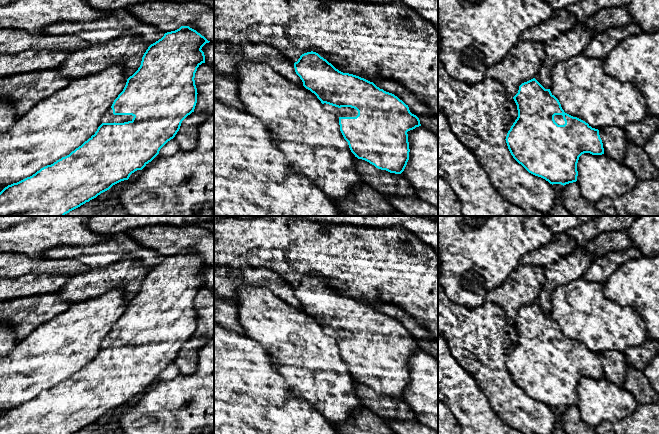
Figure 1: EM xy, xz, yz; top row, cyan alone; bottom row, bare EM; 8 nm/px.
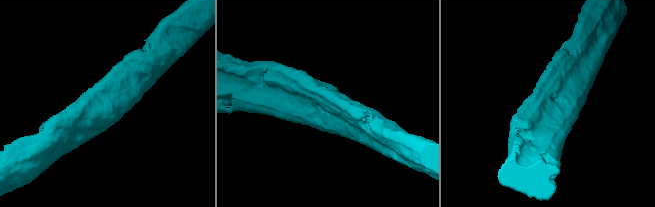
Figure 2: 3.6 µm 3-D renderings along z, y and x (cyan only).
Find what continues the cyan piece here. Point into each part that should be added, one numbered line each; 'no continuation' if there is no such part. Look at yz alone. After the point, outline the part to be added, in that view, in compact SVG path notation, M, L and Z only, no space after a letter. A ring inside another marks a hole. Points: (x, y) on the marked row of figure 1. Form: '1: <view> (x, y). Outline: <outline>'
1: yz (559, 120). Outline: M555 115L555 116L554 116L554 120L555 120L555 122L556 122L558 125L564 125L564 124L565 124L565 121L564 121L562 115Z

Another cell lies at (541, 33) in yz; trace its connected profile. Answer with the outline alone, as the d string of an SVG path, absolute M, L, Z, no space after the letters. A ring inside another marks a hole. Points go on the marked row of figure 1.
M566 8L557 9L554 10L554 14L549 20L523 31L520 40L545 44L550 39L559 37L562 33L573 28L576 23L576 18Z

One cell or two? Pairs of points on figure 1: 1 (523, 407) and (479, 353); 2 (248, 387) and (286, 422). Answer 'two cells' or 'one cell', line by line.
1: one cell
2: one cell

